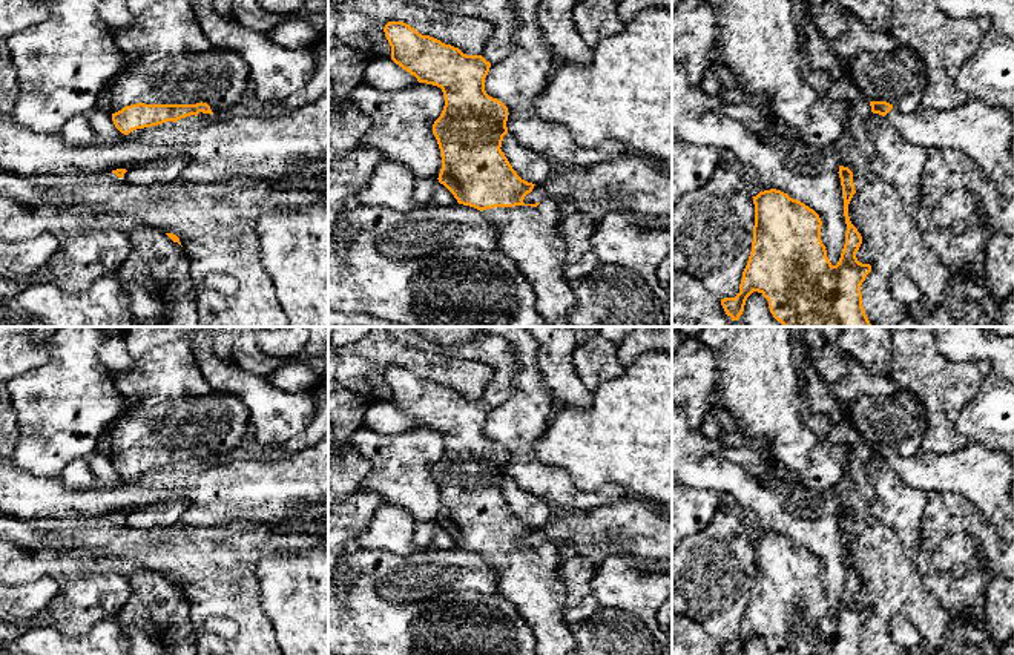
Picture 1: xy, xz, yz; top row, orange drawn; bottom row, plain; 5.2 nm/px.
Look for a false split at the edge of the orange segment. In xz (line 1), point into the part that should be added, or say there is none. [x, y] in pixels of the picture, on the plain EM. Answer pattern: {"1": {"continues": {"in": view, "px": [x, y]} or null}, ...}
{"1": {"continues": {"in": "xz", "px": [528, 579]}}}

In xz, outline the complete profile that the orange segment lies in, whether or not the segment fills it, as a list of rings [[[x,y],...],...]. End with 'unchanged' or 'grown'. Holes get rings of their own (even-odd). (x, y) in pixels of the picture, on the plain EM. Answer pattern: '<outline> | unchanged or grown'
[[[388,365],[384,376],[391,390],[391,403],[419,426],[437,430],[443,436],[445,449],[433,468],[442,500],[439,526],[459,548],[480,554],[495,571],[499,594],[517,607],[531,627],[537,655],[571,655],[577,641],[572,626],[565,620],[565,583],[558,575],[563,561],[560,546],[554,541],[543,541],[535,548],[523,546],[535,528],[522,523],[500,492],[508,477],[508,451],[485,434],[491,406],[482,399],[466,399],[459,391],[422,379],[403,365]]] | grown

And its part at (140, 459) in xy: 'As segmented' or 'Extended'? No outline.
Extended

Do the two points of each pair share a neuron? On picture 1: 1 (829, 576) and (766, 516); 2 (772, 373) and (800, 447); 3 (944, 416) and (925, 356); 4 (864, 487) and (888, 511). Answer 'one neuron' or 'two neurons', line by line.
1: one neuron
2: one neuron
3: one neuron
4: two neurons

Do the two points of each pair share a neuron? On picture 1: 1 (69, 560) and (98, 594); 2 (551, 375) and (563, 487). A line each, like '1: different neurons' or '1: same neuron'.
1: different neurons
2: different neurons

